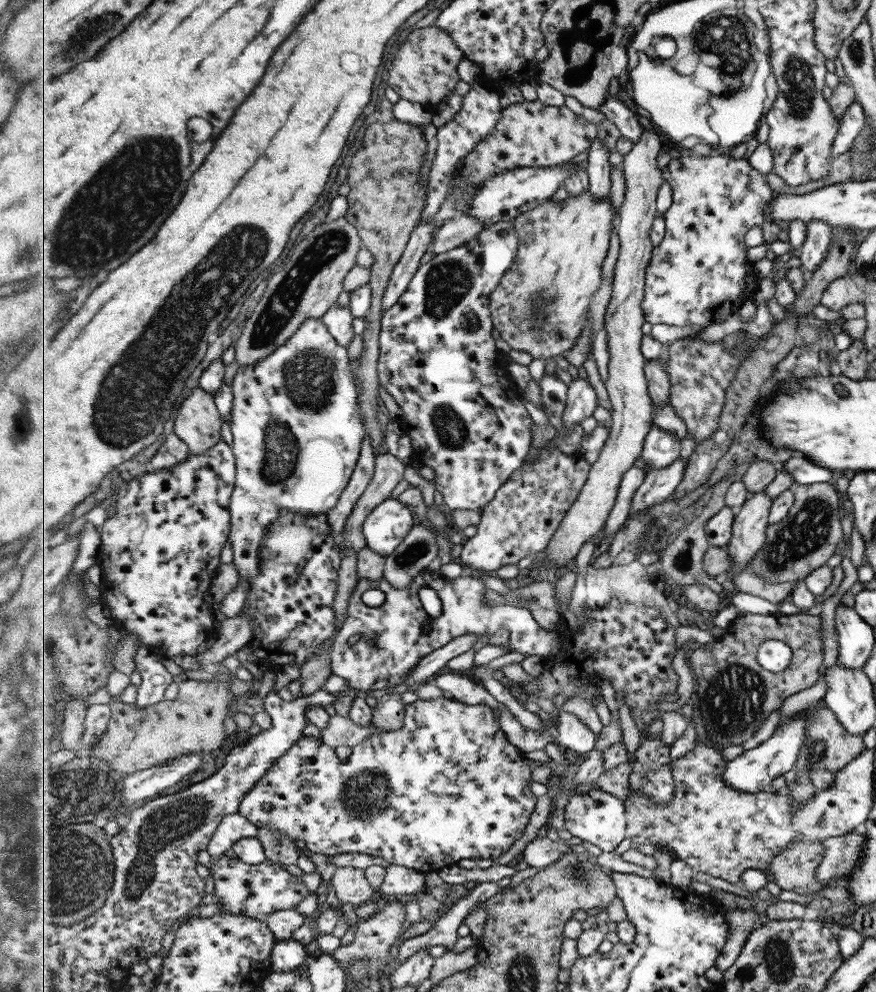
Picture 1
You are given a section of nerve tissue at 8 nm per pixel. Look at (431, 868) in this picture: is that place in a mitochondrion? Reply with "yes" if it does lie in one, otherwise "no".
no

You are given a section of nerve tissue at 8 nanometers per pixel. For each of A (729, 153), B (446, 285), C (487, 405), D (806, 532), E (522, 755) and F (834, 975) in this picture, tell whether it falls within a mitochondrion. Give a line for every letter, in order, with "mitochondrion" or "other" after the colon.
A: other
B: mitochondrion
C: other
D: mitochondrion
E: other
F: other

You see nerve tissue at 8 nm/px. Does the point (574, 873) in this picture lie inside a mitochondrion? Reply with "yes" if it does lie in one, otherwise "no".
yes

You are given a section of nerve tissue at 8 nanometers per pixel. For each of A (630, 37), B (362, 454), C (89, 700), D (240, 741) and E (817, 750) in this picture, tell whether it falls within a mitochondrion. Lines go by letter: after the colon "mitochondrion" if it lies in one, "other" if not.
A: other
B: other
C: other
D: other
E: mitochondrion

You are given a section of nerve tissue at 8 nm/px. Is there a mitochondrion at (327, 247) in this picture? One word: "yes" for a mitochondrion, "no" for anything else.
yes

